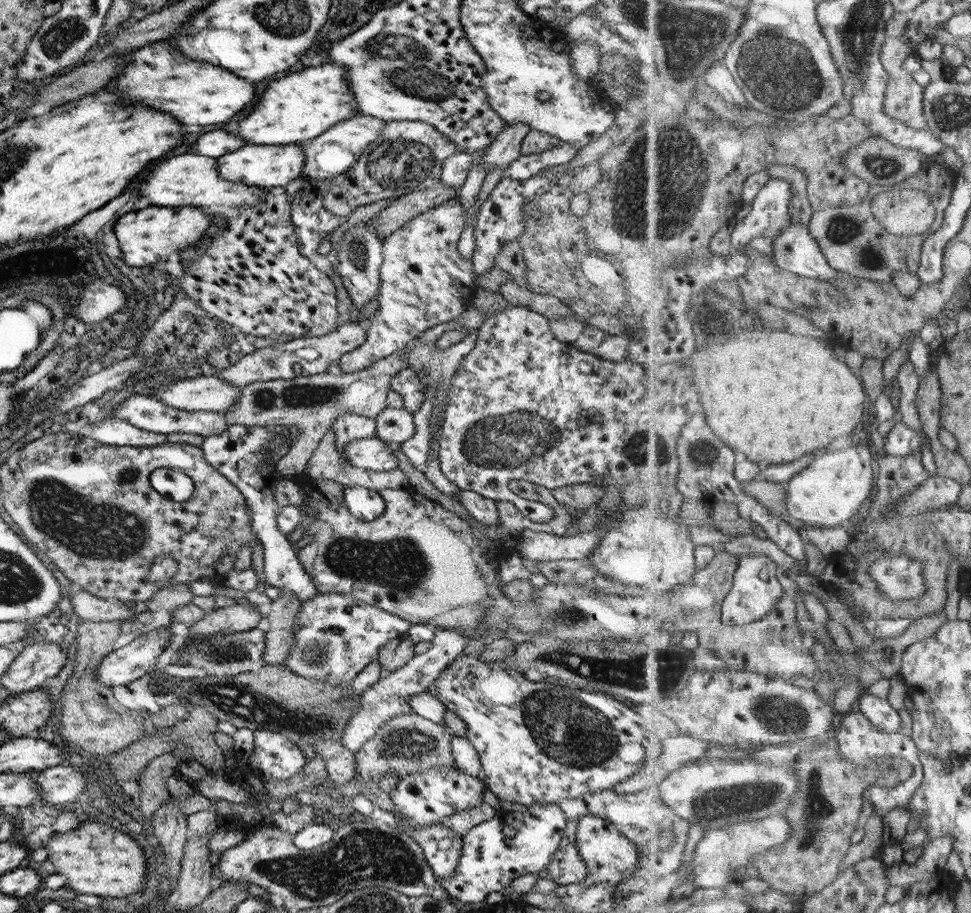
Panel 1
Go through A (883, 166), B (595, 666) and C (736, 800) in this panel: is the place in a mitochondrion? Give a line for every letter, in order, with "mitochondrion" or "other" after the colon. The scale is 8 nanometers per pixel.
A: mitochondrion
B: mitochondrion
C: mitochondrion

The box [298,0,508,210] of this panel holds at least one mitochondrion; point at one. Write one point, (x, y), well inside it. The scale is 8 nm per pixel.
(402, 66)

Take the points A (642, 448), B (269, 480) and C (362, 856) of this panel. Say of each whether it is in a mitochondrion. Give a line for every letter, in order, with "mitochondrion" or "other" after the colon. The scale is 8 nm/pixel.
A: mitochondrion
B: other
C: mitochondrion

